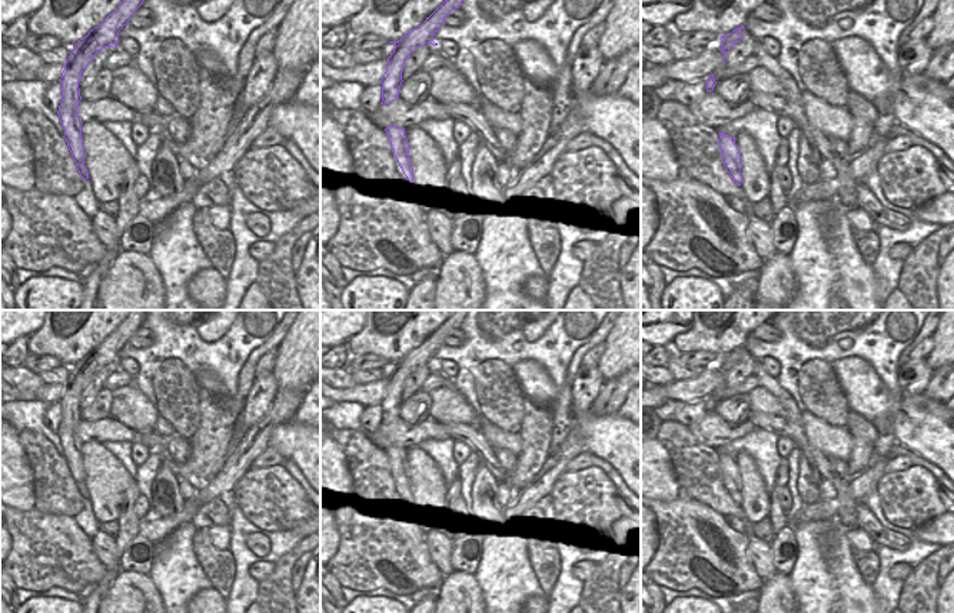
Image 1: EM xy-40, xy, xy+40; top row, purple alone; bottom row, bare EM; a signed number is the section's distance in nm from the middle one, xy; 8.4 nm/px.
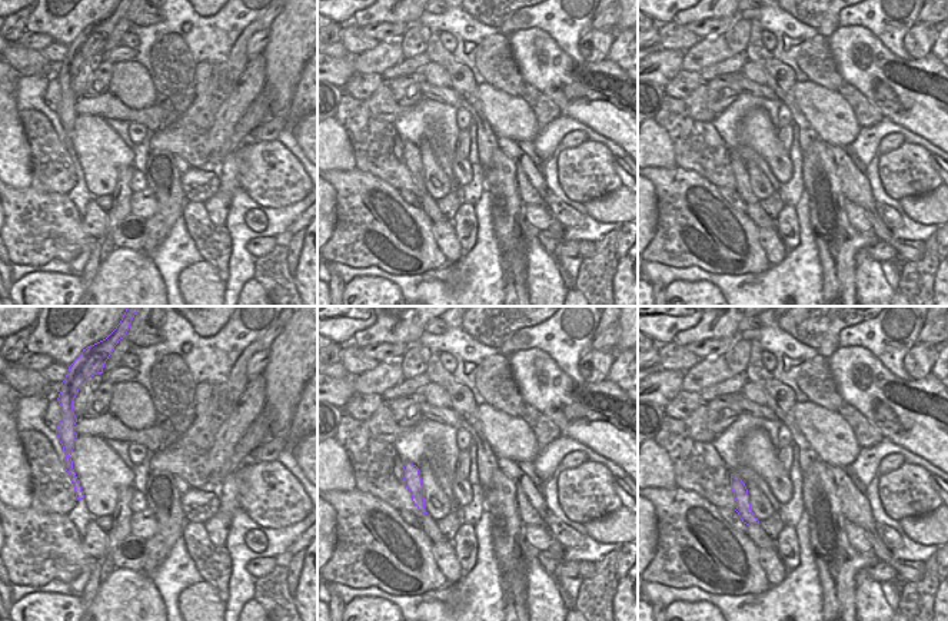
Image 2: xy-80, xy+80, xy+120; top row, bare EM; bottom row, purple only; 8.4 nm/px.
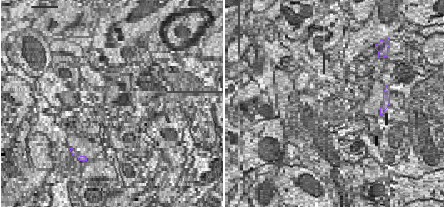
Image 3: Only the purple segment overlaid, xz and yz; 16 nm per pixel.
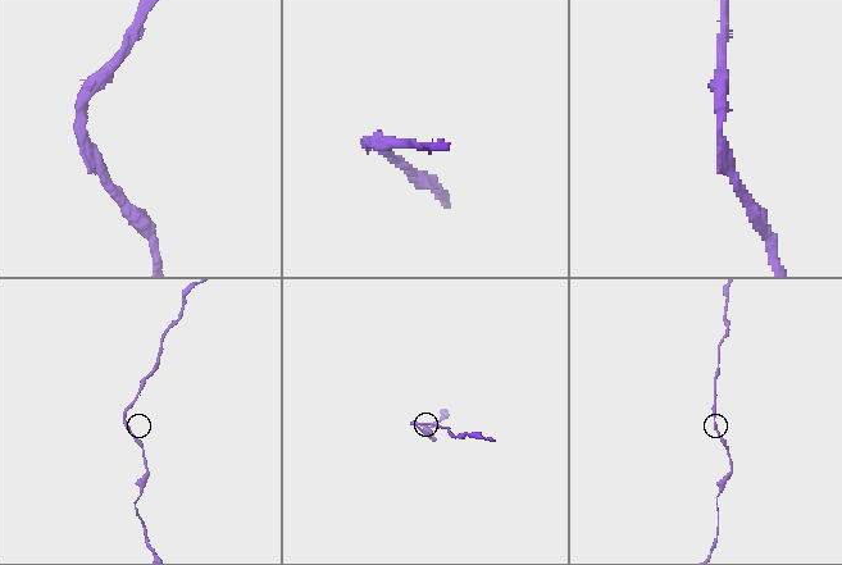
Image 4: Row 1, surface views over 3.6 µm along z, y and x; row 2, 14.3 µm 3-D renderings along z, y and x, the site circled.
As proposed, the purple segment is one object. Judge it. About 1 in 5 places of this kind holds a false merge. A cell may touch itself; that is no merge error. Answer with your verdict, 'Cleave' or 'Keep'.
Keep

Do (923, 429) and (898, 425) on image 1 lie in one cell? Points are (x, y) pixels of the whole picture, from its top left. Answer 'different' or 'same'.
same

